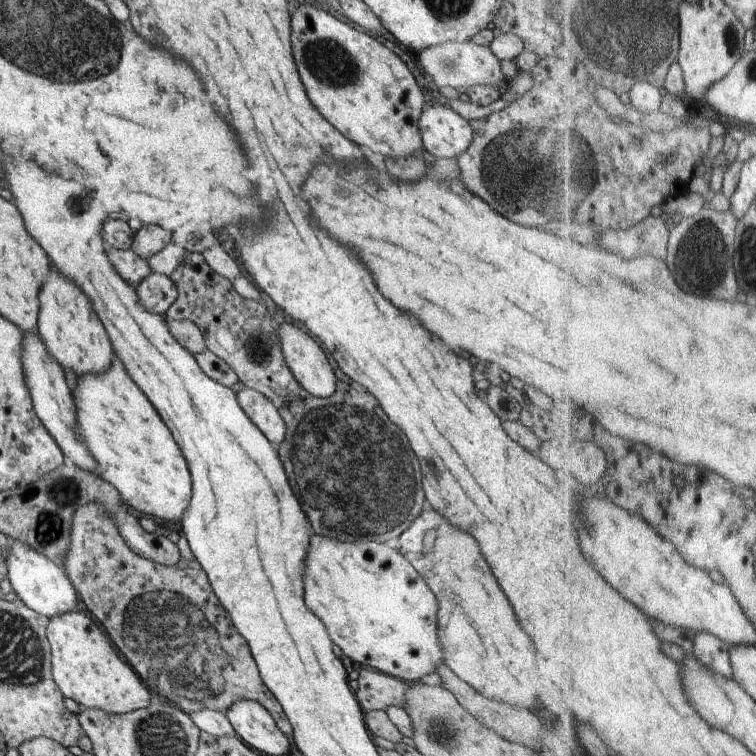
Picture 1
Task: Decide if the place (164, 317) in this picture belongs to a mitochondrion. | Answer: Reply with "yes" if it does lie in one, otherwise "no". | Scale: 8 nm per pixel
no

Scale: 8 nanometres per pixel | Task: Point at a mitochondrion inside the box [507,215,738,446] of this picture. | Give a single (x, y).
(704, 255)

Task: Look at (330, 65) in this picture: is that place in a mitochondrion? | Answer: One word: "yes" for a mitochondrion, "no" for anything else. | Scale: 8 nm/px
yes

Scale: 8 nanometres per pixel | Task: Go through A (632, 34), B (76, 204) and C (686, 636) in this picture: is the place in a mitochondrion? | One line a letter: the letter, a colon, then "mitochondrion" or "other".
A: mitochondrion
B: mitochondrion
C: other

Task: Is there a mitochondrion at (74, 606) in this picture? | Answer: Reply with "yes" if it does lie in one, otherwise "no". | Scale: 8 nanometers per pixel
no

